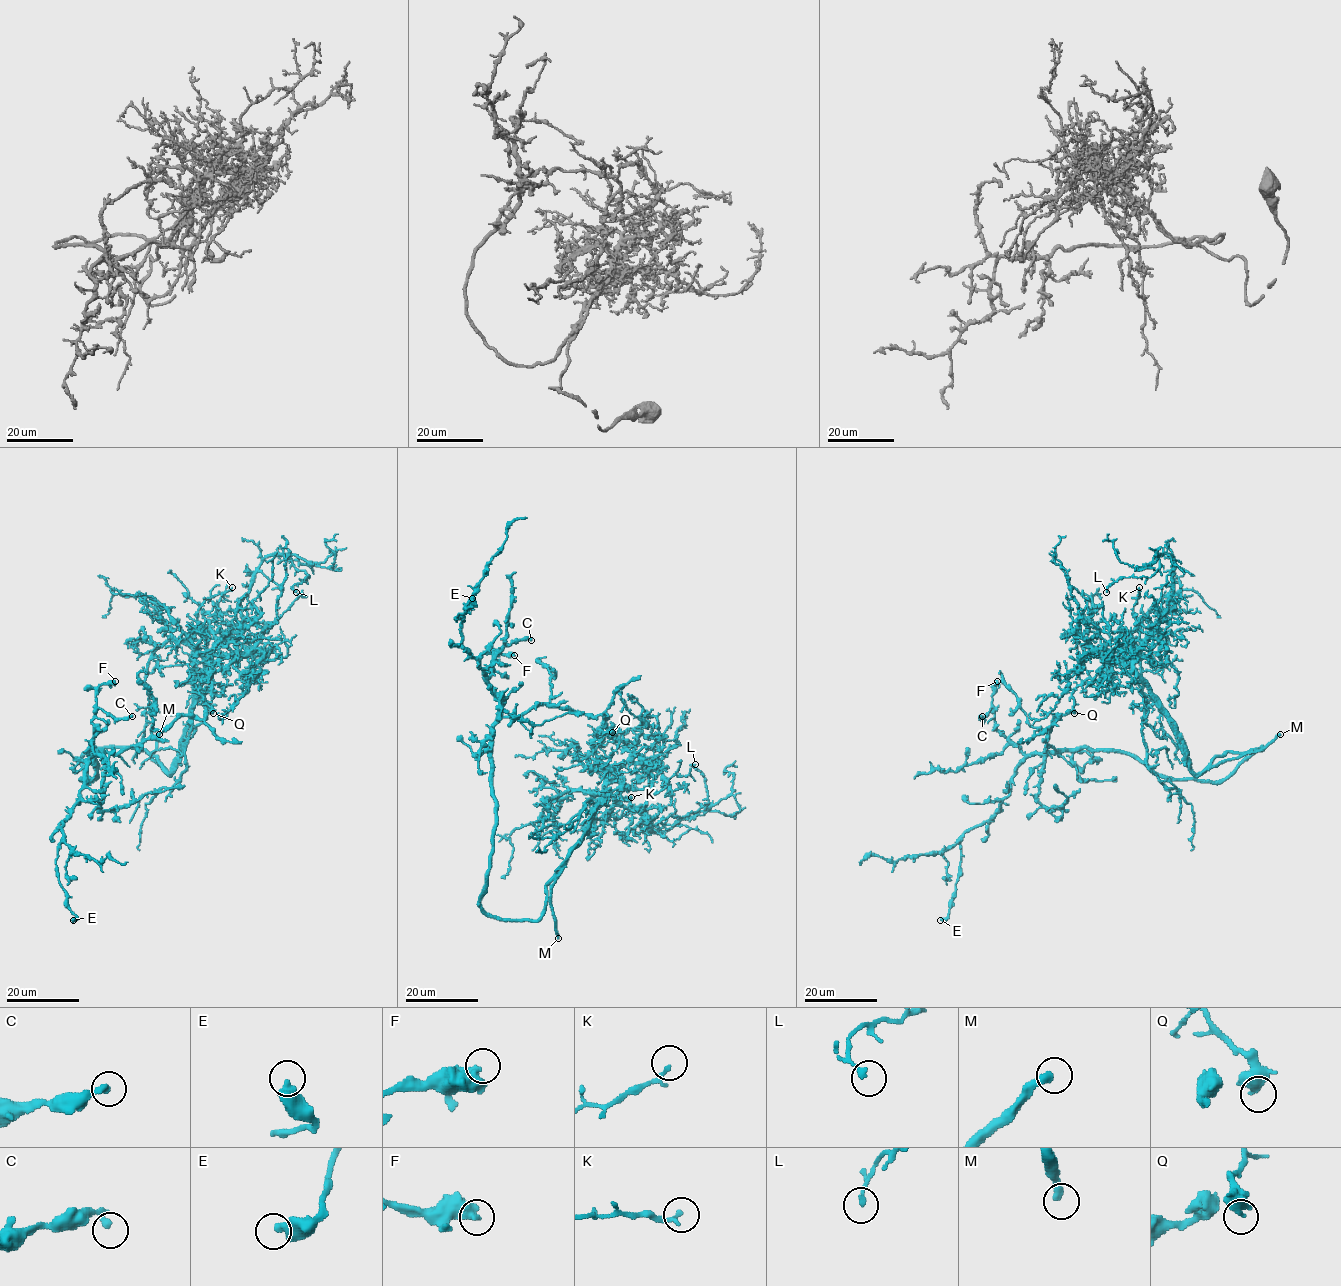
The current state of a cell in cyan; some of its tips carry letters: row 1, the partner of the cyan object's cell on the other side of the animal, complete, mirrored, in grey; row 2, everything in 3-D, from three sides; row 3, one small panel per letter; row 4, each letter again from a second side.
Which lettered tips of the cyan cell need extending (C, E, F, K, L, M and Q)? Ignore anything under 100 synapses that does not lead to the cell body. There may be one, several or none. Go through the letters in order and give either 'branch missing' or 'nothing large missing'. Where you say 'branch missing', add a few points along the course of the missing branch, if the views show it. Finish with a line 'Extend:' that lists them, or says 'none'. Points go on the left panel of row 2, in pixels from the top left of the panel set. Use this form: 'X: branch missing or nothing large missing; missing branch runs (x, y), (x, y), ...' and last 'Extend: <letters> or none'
C: nothing large missing
E: nothing large missing
F: nothing large missing
K: nothing large missing
L: nothing large missing
M: branch missing; missing branch runs (159, 734), (163, 714), (196, 671), (219, 648), (269, 623), (321, 618), (358, 594), (394, 547), (392, 552)
Q: nothing large missing
Extend: M

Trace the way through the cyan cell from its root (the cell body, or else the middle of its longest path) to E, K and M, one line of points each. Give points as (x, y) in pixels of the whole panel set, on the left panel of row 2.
E: (108, 748), (82, 756), (87, 779), (96, 777), (94, 748), (100, 753), (63, 820), (57, 876), (73, 920)
K: (108, 748), (147, 751), (172, 772), (193, 697), (205, 676), (203, 656), (191, 643), (198, 608), (232, 587)
M: (108, 748), (147, 751), (162, 766), (152, 758), (159, 734)

